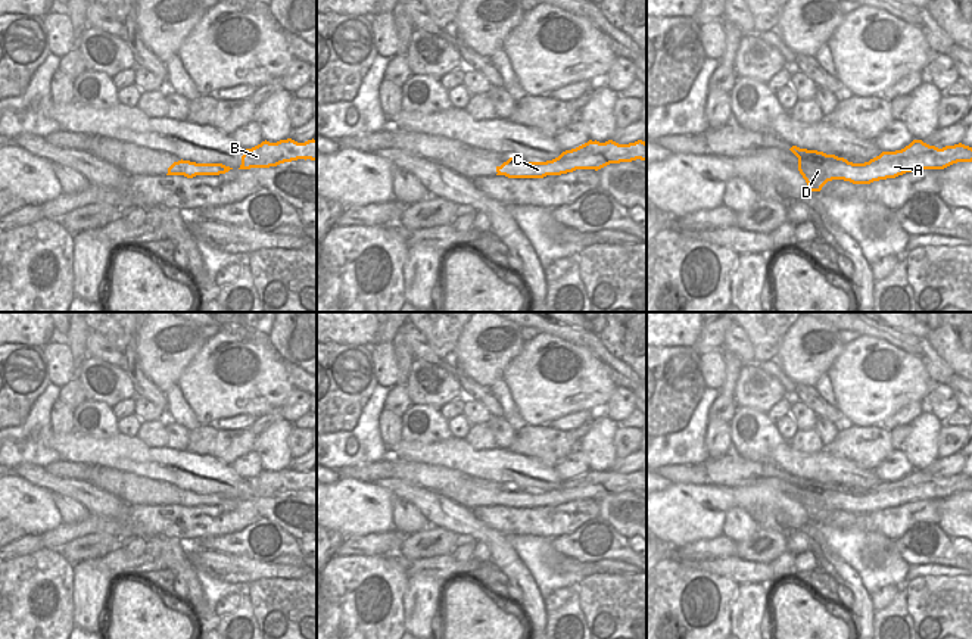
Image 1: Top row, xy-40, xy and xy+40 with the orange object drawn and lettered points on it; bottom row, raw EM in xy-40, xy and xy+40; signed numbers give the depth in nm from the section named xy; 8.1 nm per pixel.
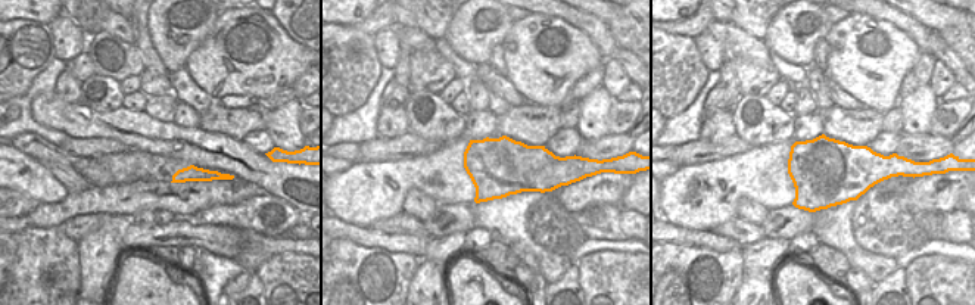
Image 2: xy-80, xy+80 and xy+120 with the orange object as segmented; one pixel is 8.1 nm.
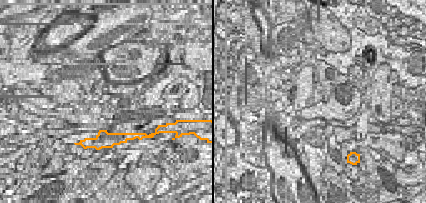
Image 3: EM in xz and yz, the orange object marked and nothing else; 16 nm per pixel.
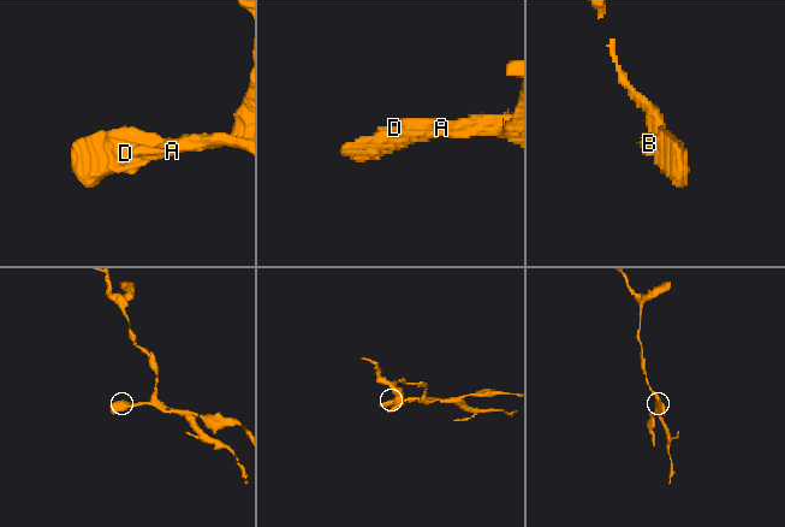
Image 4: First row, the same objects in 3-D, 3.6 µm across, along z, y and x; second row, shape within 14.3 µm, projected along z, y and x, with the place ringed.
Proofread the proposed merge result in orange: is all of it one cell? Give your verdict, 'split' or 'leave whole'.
split

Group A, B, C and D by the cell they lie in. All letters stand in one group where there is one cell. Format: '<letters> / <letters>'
A C D / B

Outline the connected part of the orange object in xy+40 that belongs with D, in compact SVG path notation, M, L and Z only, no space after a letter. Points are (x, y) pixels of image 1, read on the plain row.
M792 476L789 479L798 487L798 501L809 515L809 521L820 521L832 509L844 509L853 514L870 514L873 511L895 508L907 502L907 490L895 484L903 481L882 481L864 493L853 493L835 484L807 480Z

